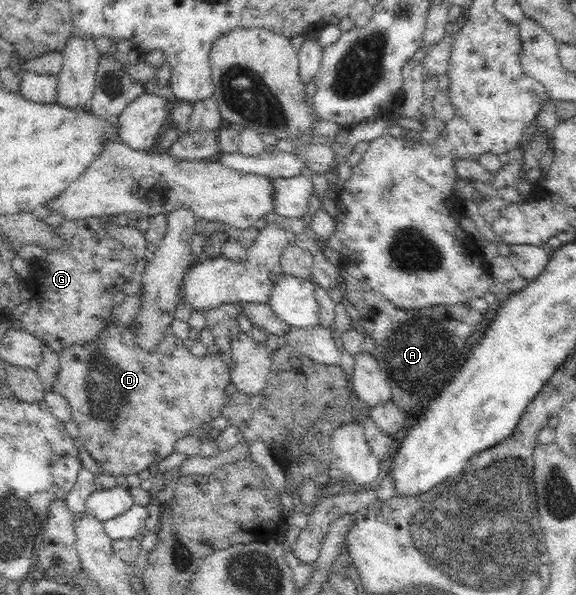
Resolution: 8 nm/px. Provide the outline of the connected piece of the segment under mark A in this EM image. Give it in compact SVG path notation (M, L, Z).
M339 266L340 281L345 284L348 291L348 299L352 305L360 311L362 327L375 345L374 356L379 362L391 388L391 401L403 407L405 411L415 409L419 414L421 409L437 397L445 383L451 379L451 371L459 372L468 358L468 351L473 342L473 333L479 330L484 315L482 312L469 307L467 304L435 305L427 308L410 310L399 309L387 298L365 284L359 284L357 280L346 270Z

